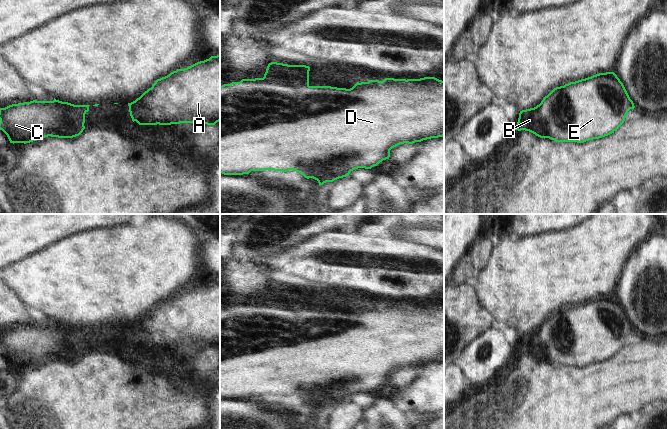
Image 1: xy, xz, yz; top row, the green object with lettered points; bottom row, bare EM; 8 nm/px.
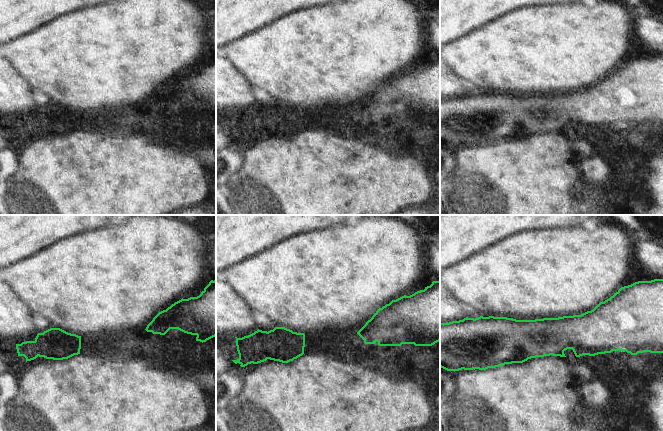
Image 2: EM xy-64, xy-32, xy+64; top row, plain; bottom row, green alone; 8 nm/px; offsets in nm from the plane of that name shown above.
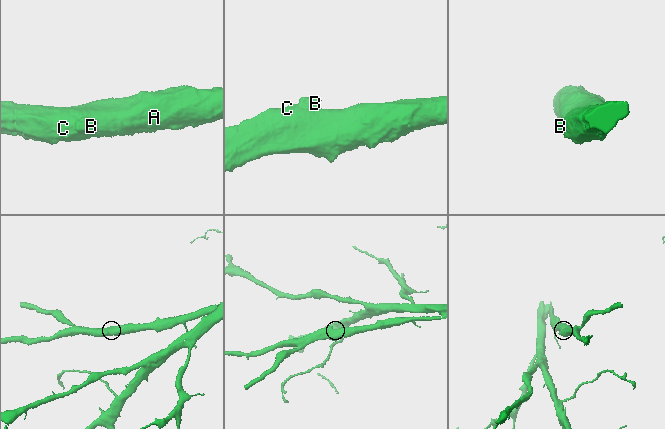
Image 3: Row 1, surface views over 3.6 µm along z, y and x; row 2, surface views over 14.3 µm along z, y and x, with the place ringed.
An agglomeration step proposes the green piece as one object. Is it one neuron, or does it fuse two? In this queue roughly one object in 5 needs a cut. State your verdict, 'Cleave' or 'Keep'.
Keep.

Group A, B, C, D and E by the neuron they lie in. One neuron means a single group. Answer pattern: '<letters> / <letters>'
A B C D E

